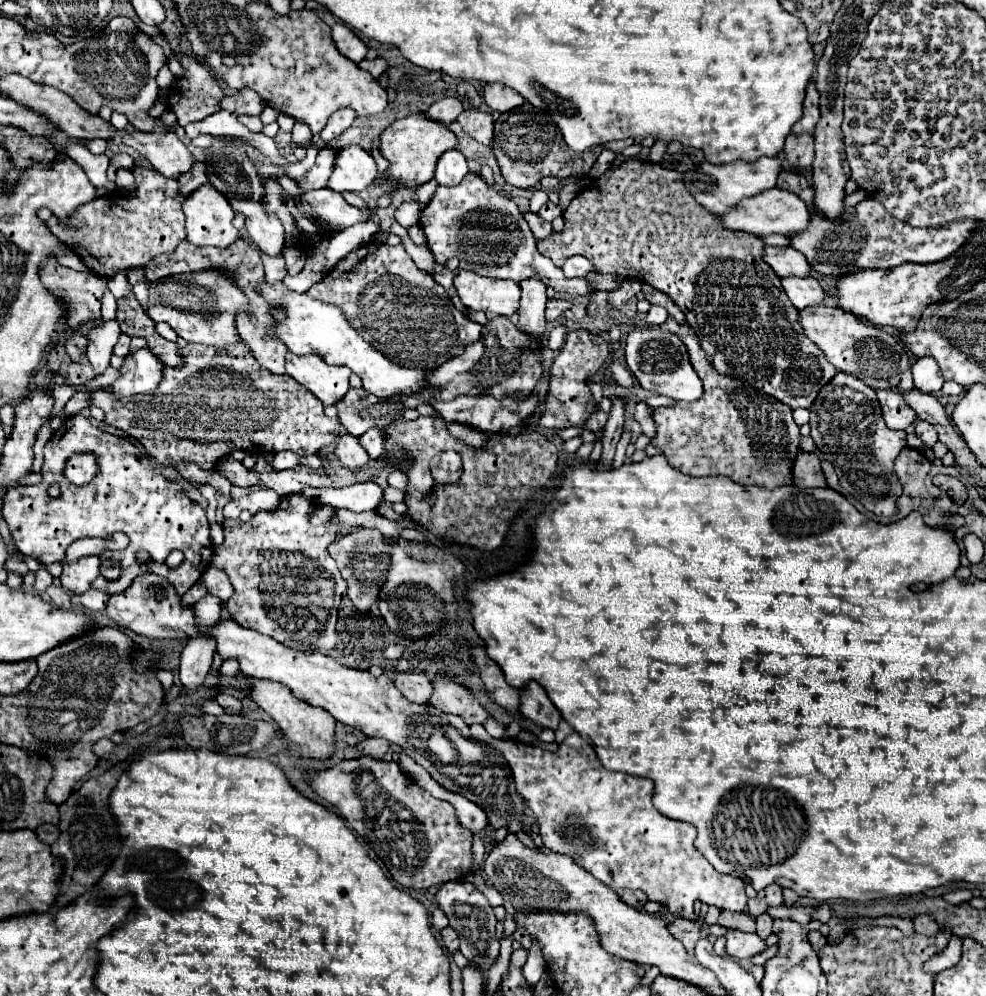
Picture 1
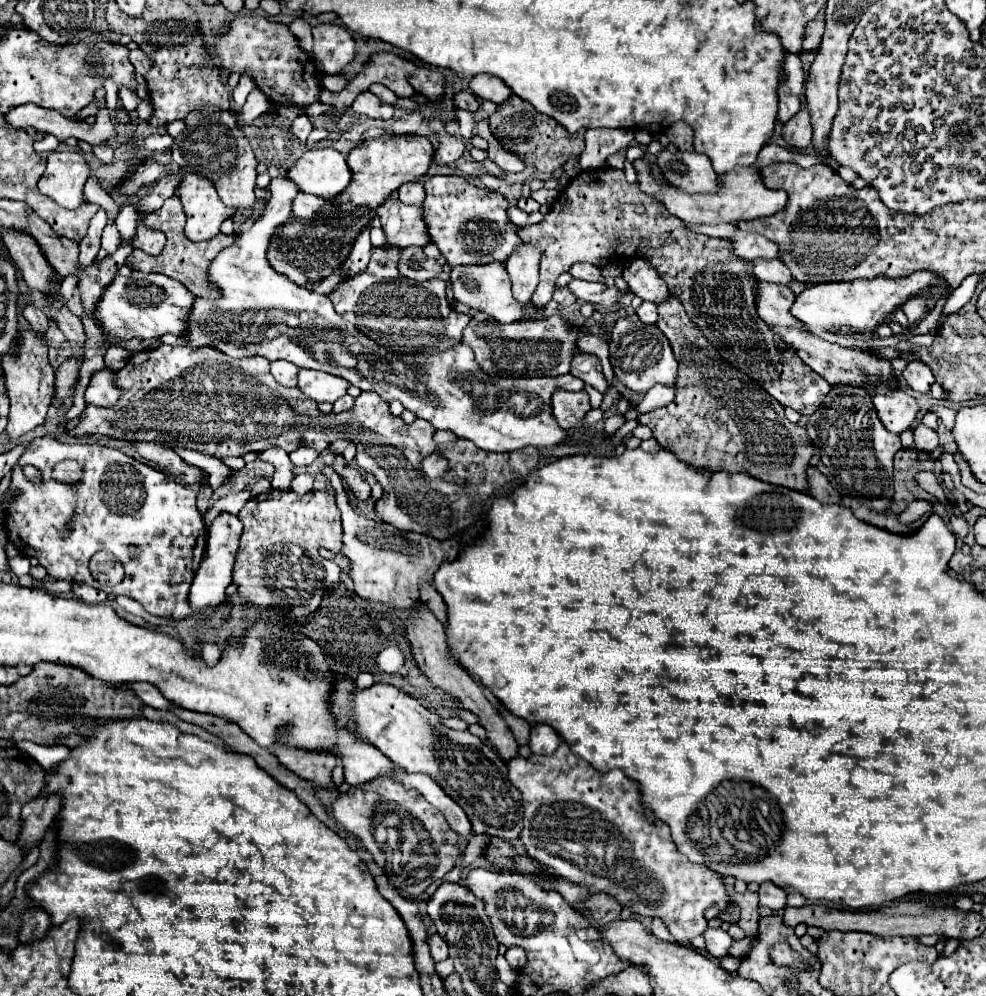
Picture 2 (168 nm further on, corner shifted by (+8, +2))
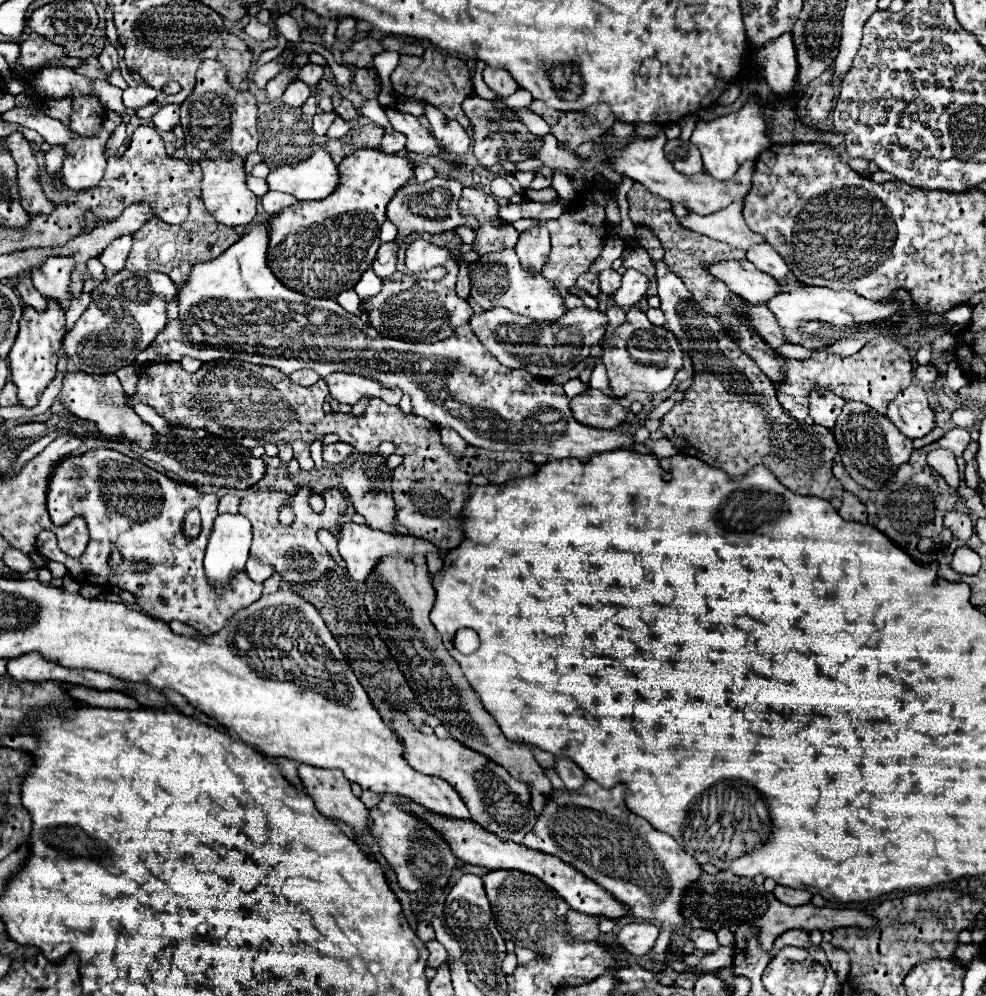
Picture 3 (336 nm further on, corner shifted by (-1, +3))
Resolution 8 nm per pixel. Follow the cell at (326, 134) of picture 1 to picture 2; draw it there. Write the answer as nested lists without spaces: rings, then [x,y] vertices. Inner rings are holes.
[[[380,51],[372,53],[368,61],[364,63],[362,71],[354,75],[354,79],[346,85],[340,93],[330,93],[328,89],[320,91],[320,103],[330,105],[334,111],[346,111],[350,109],[352,101],[370,89],[372,83],[382,83],[388,89],[392,89],[398,97],[410,97],[414,89],[408,85],[406,75],[416,69],[416,63],[410,59],[402,59],[396,53]]]

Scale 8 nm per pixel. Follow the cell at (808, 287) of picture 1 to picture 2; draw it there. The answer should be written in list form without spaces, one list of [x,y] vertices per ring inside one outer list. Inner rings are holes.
[[[754,259],[752,261],[752,271],[754,277],[762,279],[762,281],[770,281],[770,283],[780,283],[780,285],[790,285],[792,277],[790,277],[790,269],[786,269],[786,265],[782,265],[782,261],[778,259]]]

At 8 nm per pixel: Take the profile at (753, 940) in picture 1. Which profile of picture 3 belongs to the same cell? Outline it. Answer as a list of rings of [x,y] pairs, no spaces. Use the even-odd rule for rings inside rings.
[[[695,928],[695,930],[691,930],[691,940],[695,942],[695,948],[699,948],[703,952],[715,952],[719,948],[719,940],[713,930]]]

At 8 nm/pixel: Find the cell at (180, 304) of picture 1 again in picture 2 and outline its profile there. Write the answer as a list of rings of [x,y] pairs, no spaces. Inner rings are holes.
[[[132,271],[128,277],[116,275],[112,279],[112,283],[100,295],[92,317],[102,329],[108,347],[118,347],[118,341],[144,341],[152,337],[162,337],[164,333],[176,333],[178,337],[182,337],[192,303],[194,295],[182,283],[158,273]]]

